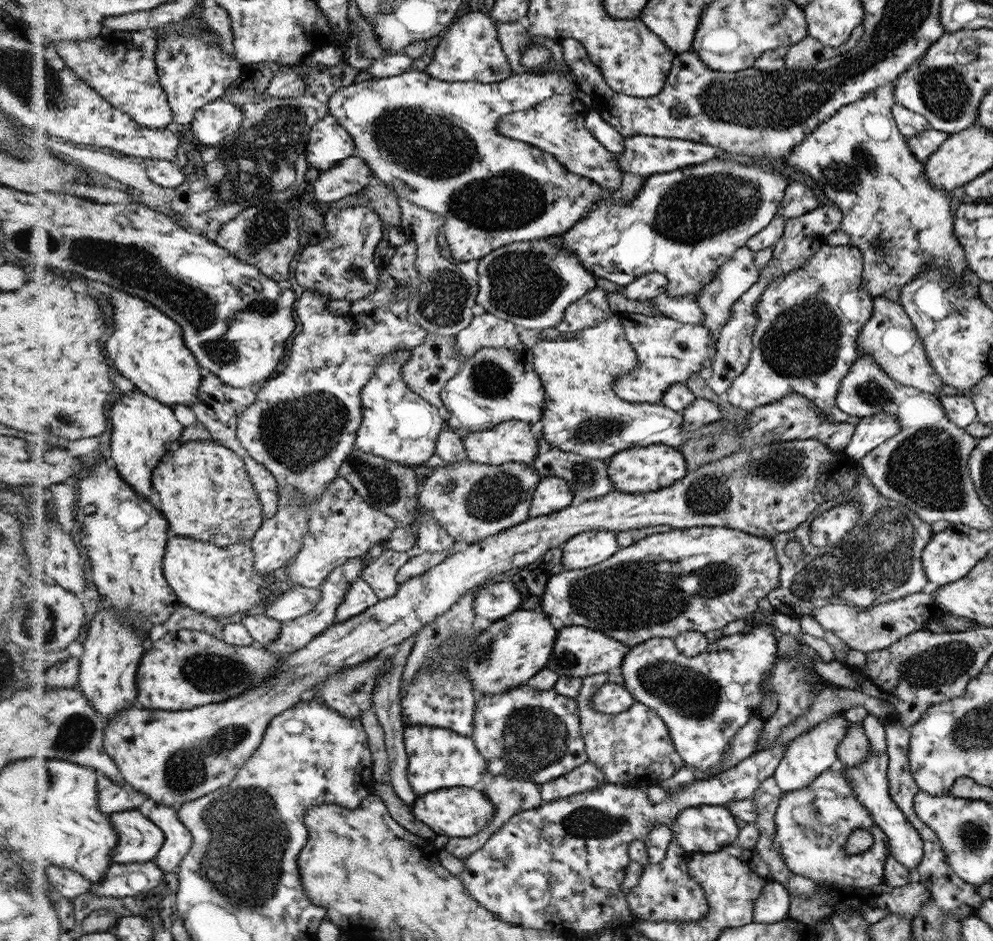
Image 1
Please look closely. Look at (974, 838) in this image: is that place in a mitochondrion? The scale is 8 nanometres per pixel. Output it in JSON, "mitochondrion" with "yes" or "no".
{"mitochondrion":"yes"}

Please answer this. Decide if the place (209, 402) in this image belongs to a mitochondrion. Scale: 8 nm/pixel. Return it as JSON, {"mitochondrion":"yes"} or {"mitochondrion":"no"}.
{"mitochondrion":"no"}

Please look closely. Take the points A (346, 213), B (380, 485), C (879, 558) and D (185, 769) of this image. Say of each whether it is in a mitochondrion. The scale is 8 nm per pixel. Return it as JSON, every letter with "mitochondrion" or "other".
{"A":"other","B":"mitochondrion","C":"mitochondrion","D":"mitochondrion"}

